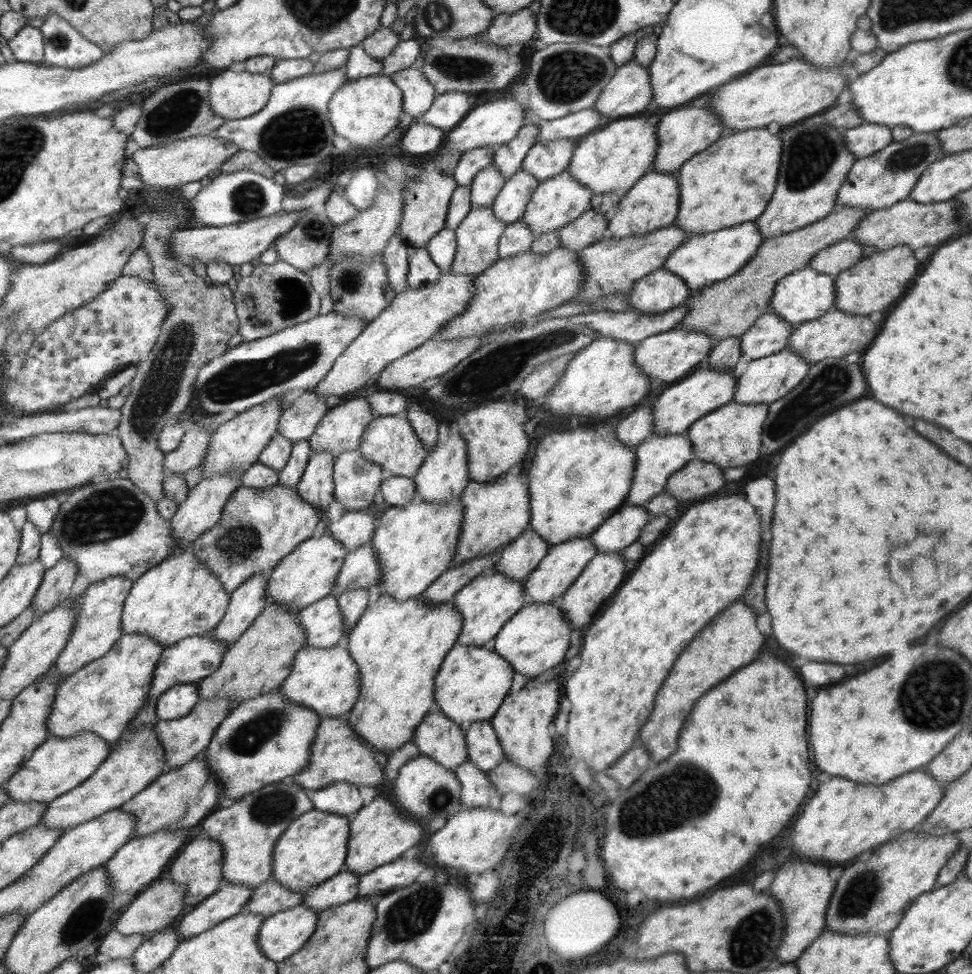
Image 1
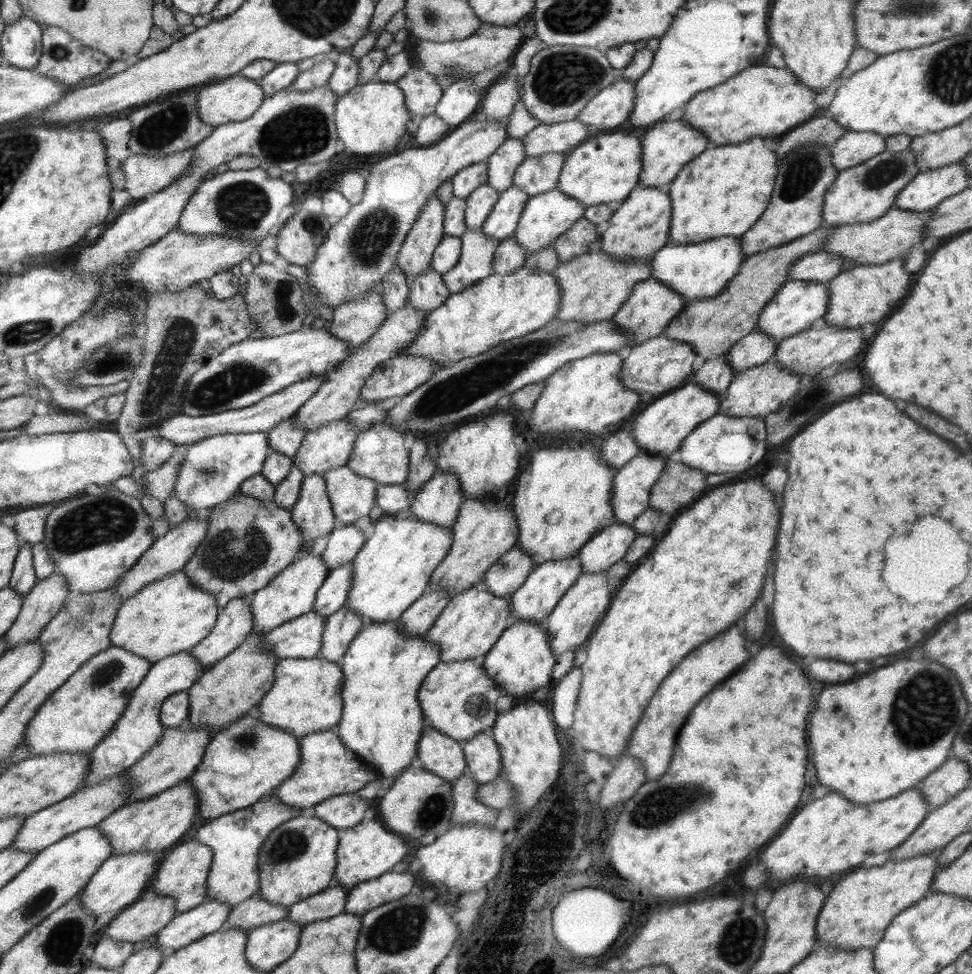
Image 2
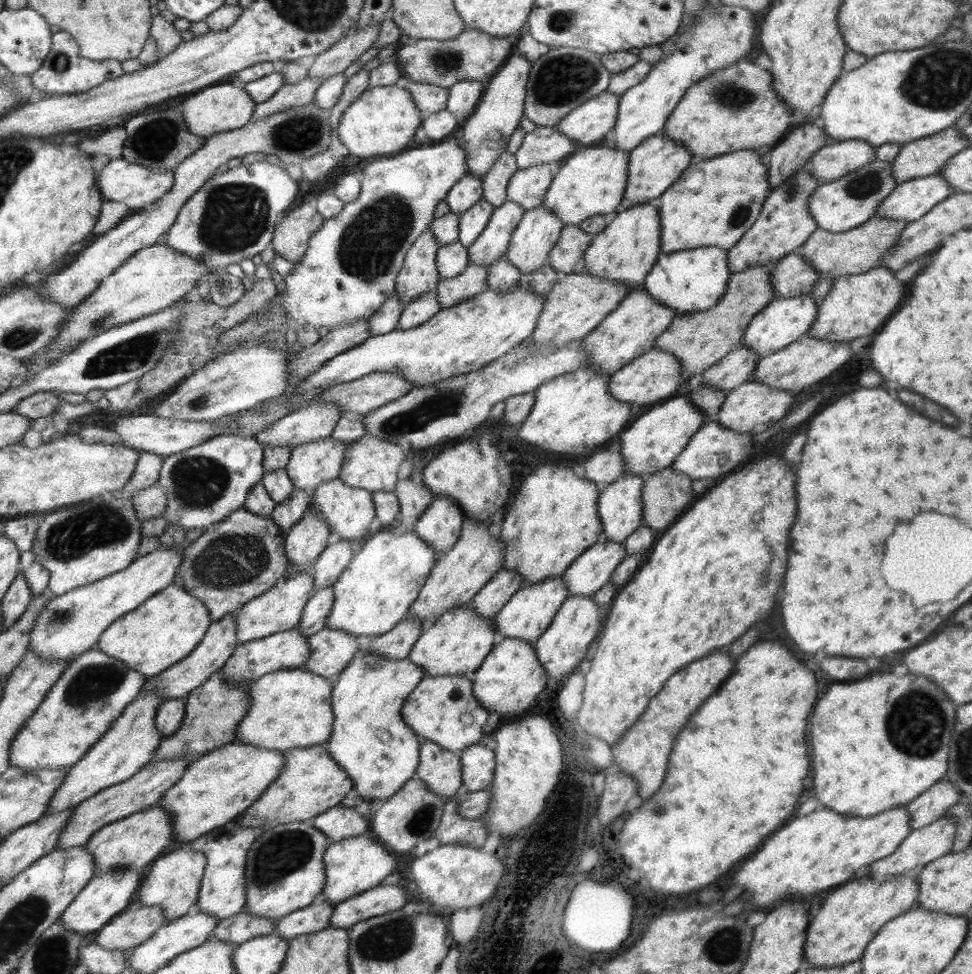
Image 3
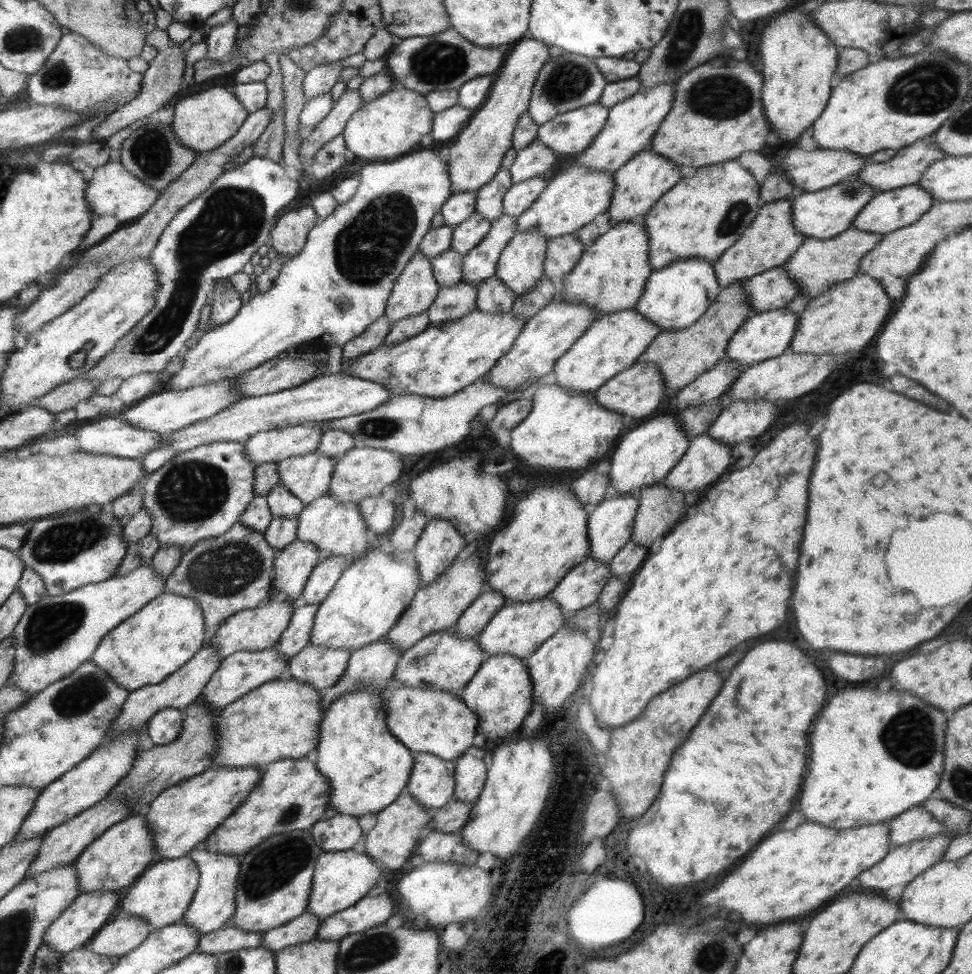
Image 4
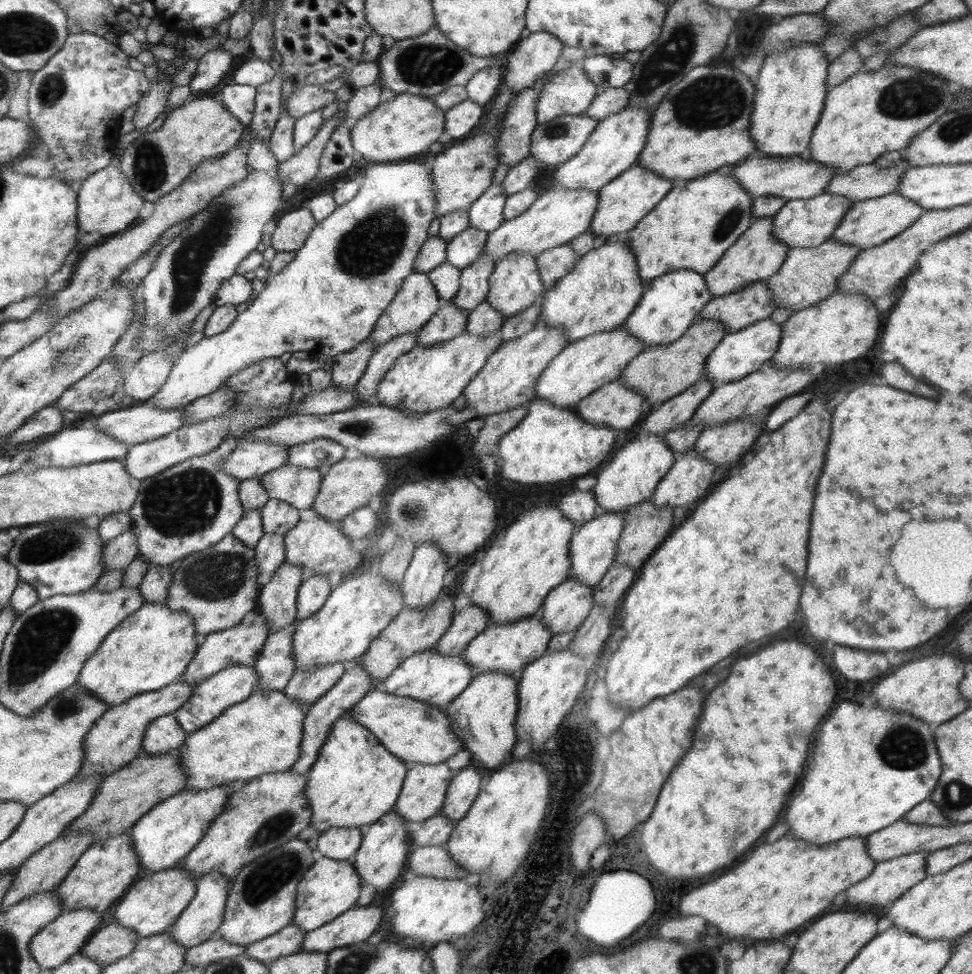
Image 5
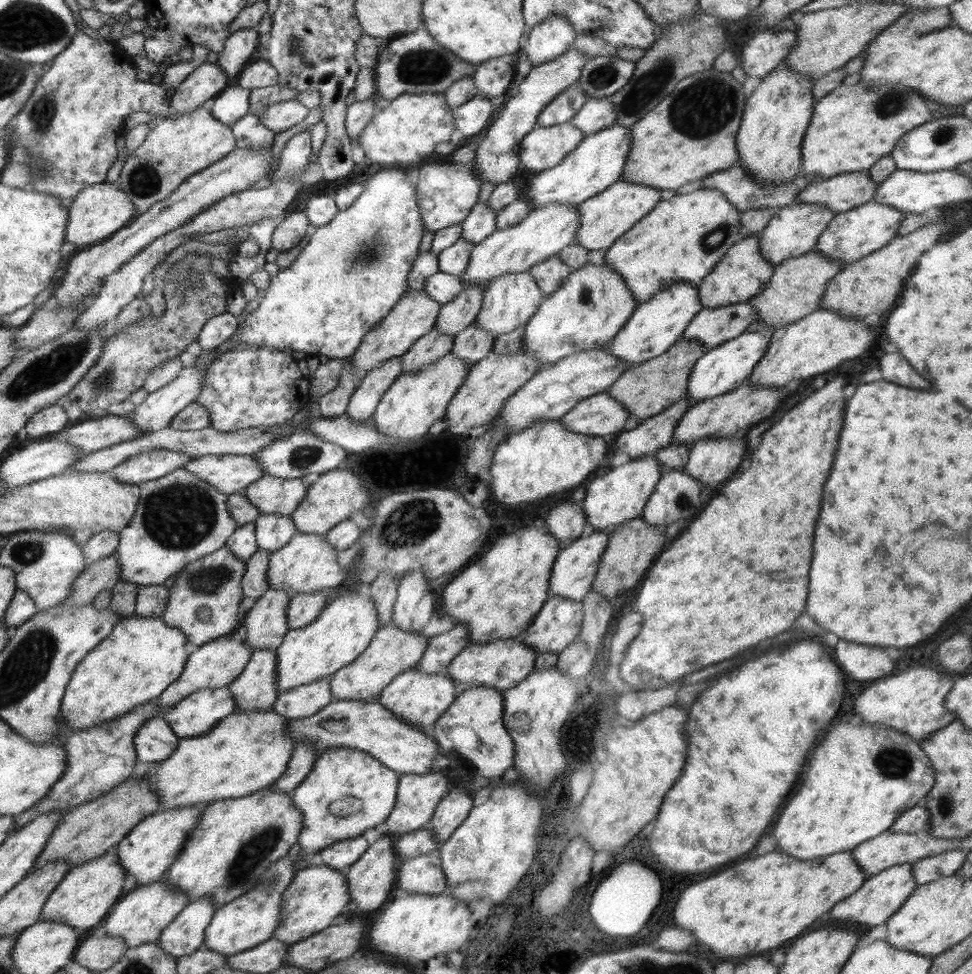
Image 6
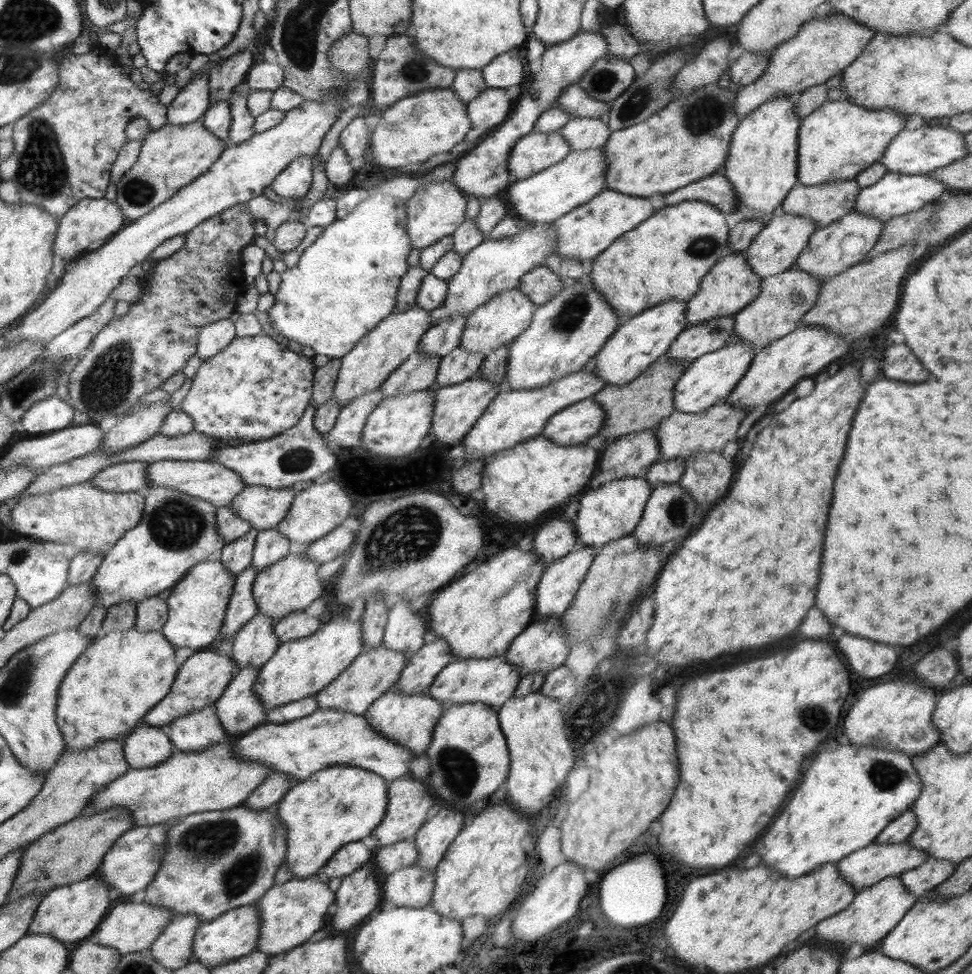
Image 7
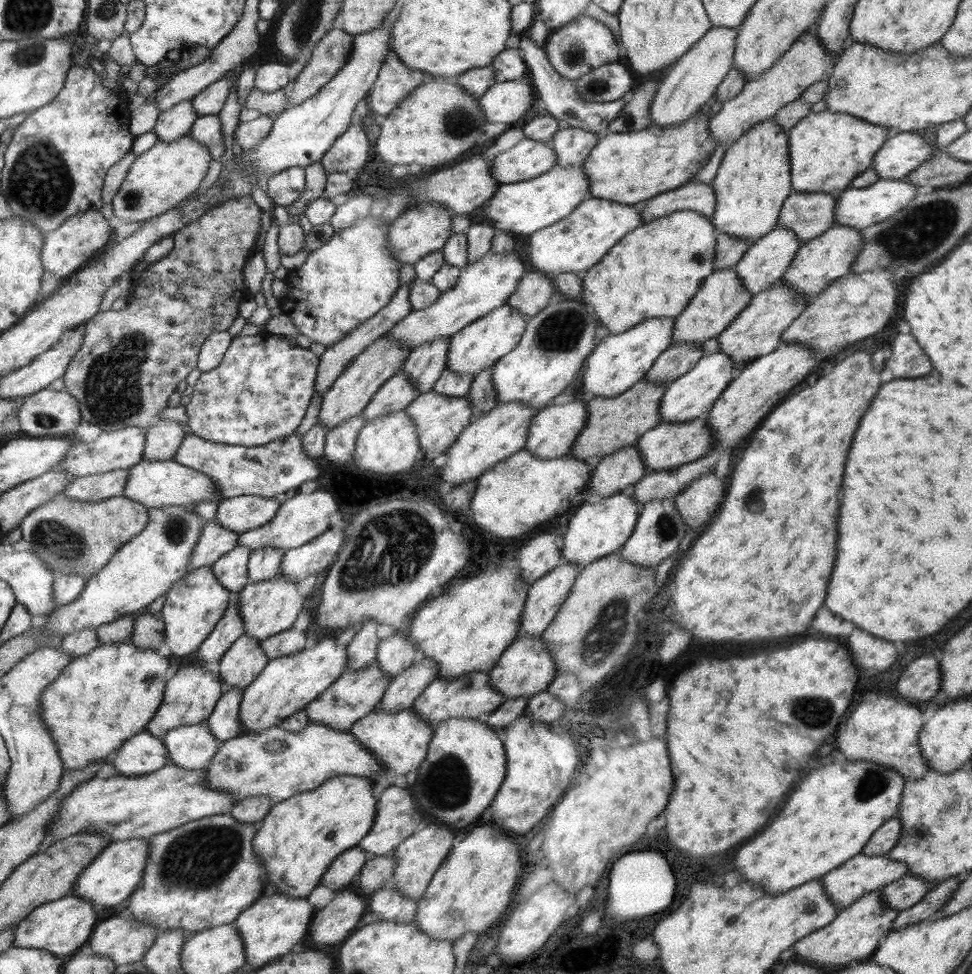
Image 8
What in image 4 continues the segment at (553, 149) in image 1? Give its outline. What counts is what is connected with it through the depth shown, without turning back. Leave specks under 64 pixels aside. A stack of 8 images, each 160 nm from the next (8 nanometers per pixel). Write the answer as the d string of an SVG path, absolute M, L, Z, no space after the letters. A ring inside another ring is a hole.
M542 174L512 184L512 187L506 191L503 198L503 212L516 217L520 216L530 208L530 205L546 189L547 184L548 181L544 179Z

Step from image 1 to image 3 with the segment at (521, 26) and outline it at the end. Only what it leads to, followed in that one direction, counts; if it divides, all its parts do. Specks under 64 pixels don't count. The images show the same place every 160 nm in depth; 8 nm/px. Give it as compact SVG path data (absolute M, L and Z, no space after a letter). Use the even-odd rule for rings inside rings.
M466 29L448 40L417 39L397 45L396 62L412 82L424 82L449 89L462 80L485 82L516 48L512 38L498 38L478 29Z

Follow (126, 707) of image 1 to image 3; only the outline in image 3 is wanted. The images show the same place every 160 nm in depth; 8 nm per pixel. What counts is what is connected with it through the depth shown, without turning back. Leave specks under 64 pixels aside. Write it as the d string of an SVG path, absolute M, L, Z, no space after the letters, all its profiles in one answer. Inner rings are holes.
M90 649L72 660L70 666L62 672L60 680L52 685L40 706L22 725L16 738L12 740L9 763L16 768L22 768L25 772L36 770L62 770L76 764L102 735L107 732L111 724L118 718L122 711L142 691L143 684L148 678L136 670L126 667L122 661L108 656L100 649Z

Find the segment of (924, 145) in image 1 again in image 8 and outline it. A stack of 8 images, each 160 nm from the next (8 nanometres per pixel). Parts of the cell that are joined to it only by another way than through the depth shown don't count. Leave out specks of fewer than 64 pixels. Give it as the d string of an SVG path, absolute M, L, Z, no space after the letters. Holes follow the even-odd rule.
M776 226L768 234L750 244L733 270L735 270L743 285L751 292L751 295L754 296L768 290L775 282L781 280L801 246L802 241L796 236L795 232L784 226Z

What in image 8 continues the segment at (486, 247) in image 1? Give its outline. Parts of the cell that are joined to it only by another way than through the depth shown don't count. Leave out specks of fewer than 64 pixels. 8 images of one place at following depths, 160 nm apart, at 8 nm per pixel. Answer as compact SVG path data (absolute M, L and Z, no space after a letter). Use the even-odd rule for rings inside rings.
M403 370L392 375L372 396L370 403L364 408L364 418L372 420L382 414L392 414L406 409L420 394L415 383Z

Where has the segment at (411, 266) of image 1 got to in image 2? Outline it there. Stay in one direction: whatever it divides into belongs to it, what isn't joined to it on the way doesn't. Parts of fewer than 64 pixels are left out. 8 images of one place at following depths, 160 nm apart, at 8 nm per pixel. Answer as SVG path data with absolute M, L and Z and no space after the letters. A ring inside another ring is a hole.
M432 268L410 279L409 304L421 310L430 312L439 306L451 295L443 278Z

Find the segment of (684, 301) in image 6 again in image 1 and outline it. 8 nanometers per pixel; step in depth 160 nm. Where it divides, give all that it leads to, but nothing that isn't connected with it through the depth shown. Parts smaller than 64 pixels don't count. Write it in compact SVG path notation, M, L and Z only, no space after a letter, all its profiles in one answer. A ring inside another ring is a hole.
M755 220L736 226L693 235L668 256L664 267L684 279L691 292L701 291L716 281L724 280L744 267L762 244L763 236Z

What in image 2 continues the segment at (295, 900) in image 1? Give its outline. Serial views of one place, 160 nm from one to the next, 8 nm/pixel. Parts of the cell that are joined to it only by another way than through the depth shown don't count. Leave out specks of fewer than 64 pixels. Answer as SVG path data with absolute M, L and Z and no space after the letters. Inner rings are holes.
M259 893L239 902L228 915L226 922L219 928L219 932L239 928L240 930L254 930L264 924L272 924L288 917L289 907L272 905L264 900Z

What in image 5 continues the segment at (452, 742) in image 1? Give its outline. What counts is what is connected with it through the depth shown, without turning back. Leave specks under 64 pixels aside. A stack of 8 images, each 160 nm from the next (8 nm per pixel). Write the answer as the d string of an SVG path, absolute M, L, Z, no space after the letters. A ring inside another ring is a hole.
M445 762L410 764L392 809L403 816L412 828L417 827L442 810L448 785L455 774Z

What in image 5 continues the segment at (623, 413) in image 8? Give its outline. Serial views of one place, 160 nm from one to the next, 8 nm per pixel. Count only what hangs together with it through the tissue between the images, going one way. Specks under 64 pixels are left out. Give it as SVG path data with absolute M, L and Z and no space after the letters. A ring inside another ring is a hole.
M696 320L683 336L667 346L648 347L637 354L618 379L644 396L648 404L664 403L699 380L705 372L708 356L726 333L728 332L723 322L719 320Z

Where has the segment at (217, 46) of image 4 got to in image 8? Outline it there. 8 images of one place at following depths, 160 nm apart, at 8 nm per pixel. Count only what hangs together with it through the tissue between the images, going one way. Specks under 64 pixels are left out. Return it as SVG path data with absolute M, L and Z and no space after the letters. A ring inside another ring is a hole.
M183 100L158 115L153 131L158 135L158 140L172 142L188 135L189 129L197 118L192 101Z

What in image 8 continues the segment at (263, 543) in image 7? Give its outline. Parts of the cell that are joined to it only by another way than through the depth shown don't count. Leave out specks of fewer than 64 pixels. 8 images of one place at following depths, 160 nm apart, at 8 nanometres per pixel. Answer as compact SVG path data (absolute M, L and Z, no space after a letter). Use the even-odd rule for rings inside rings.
M271 546L252 550L247 564L247 582L260 583L277 579L283 554L283 550Z

